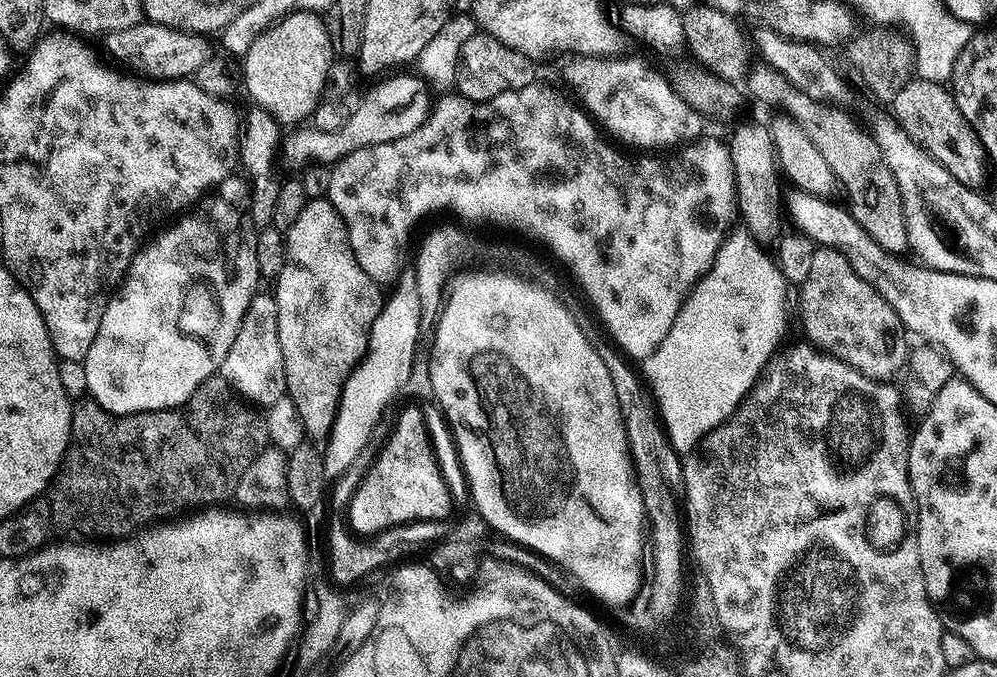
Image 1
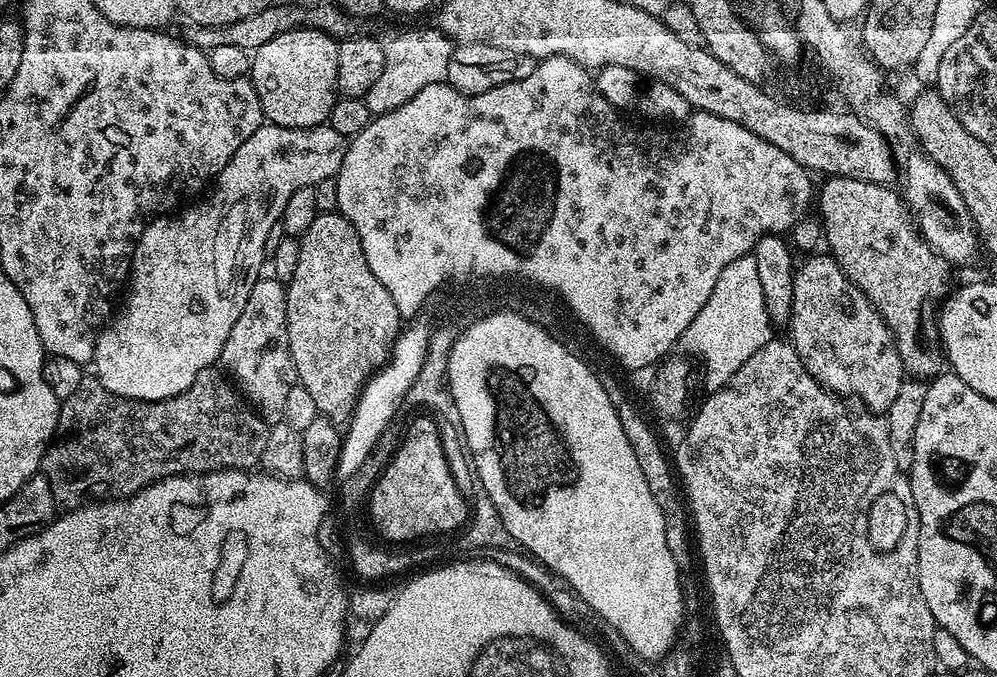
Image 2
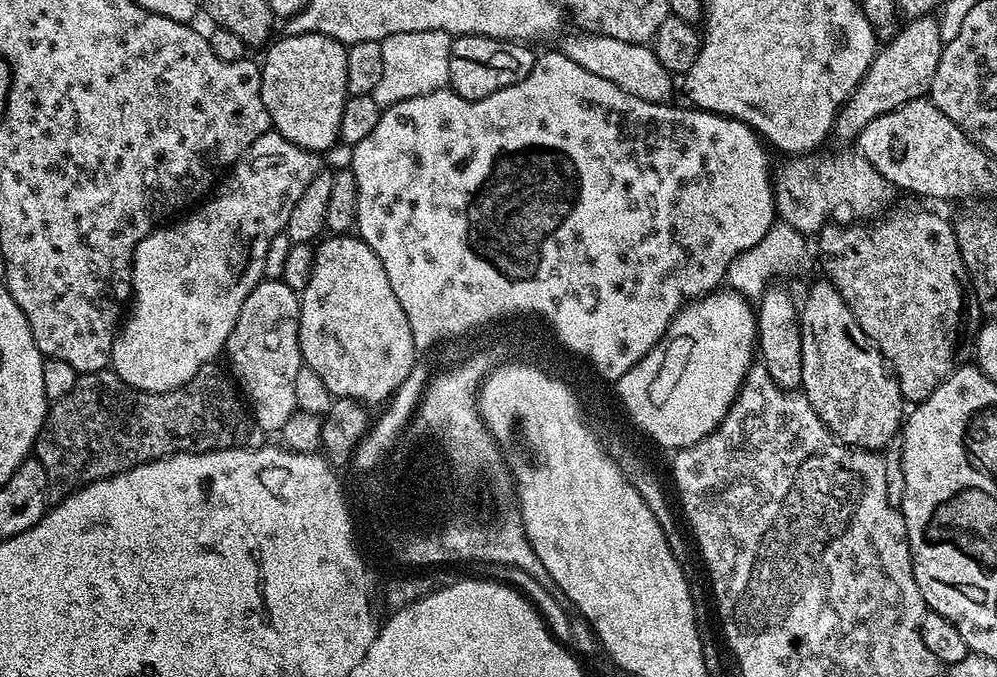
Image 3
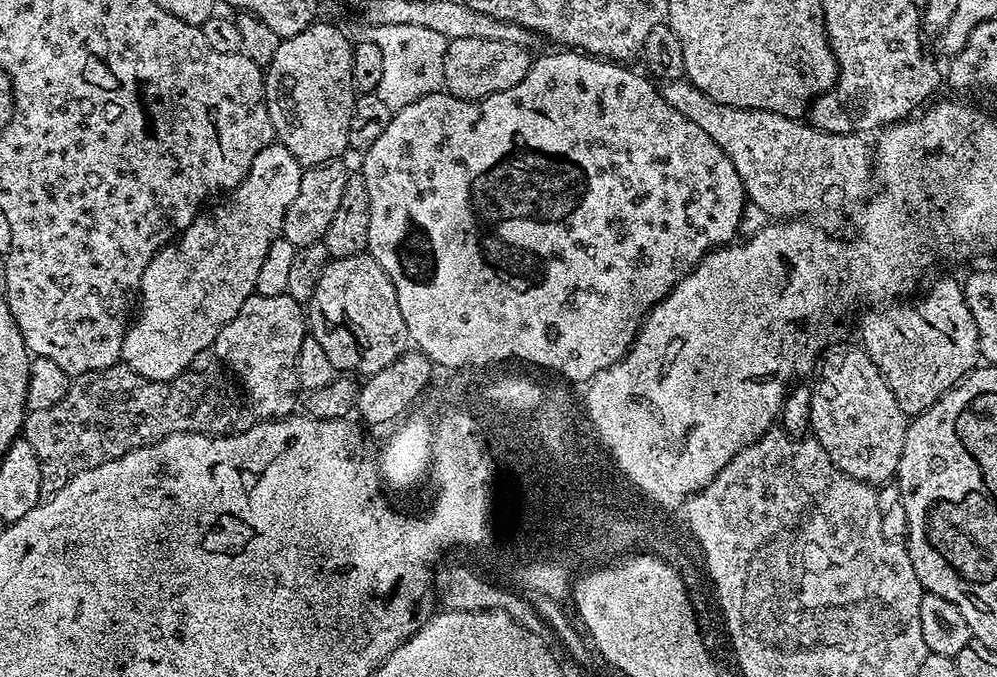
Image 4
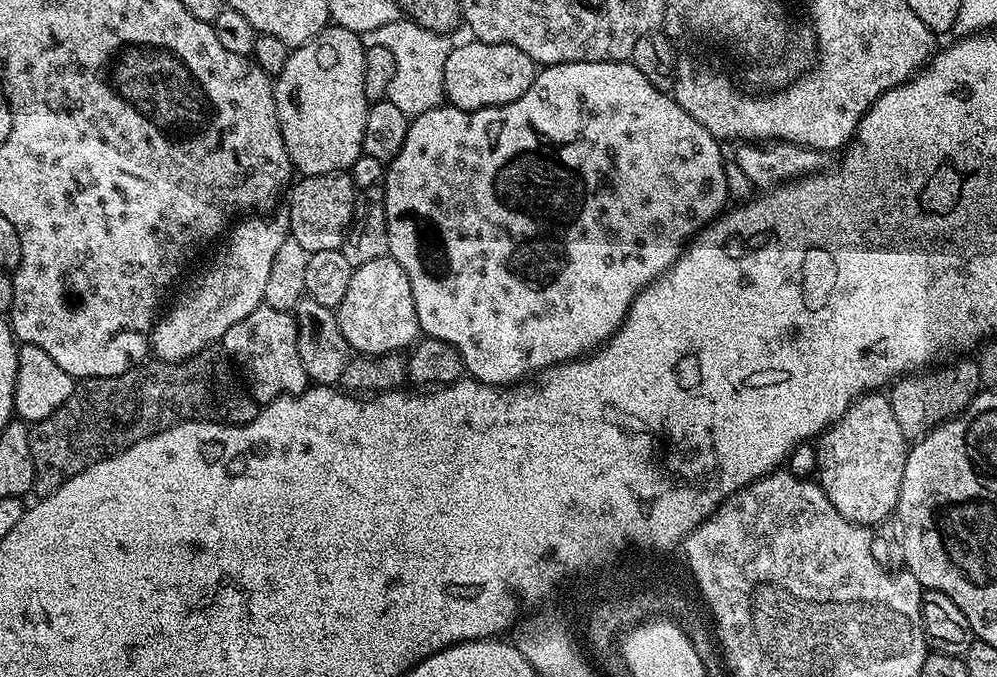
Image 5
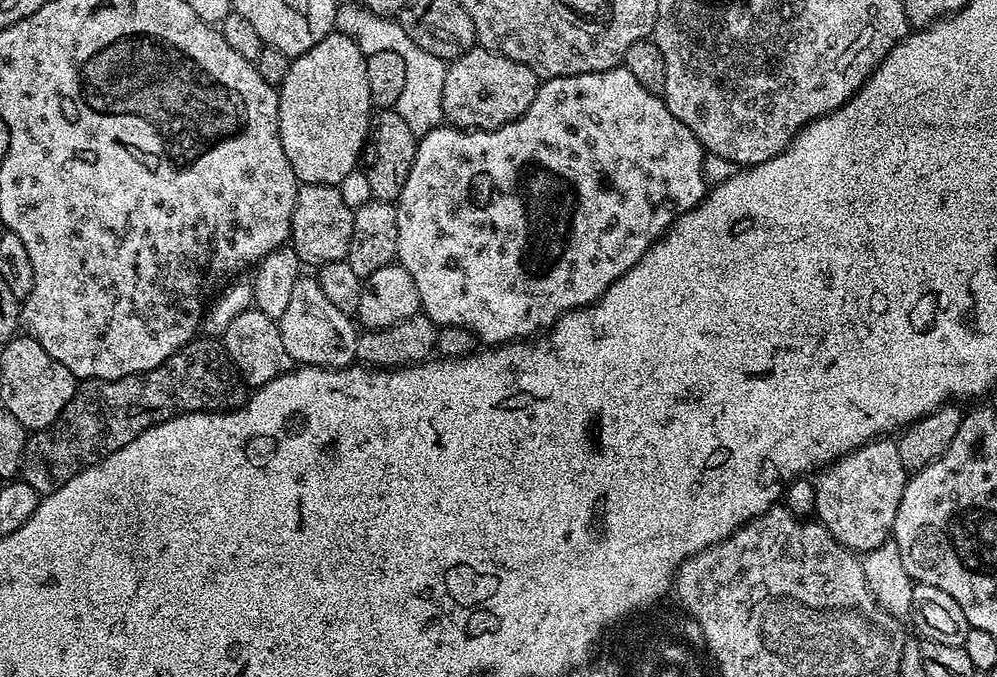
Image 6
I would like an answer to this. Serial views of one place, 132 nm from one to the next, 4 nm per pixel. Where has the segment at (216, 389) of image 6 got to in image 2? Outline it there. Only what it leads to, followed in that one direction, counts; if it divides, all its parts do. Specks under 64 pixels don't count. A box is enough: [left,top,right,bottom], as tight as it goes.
[42,366,270,510]

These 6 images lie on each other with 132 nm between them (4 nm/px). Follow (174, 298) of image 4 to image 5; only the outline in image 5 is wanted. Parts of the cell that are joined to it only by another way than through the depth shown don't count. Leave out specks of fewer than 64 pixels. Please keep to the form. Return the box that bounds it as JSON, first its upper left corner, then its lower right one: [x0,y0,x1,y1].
[150,218,289,362]

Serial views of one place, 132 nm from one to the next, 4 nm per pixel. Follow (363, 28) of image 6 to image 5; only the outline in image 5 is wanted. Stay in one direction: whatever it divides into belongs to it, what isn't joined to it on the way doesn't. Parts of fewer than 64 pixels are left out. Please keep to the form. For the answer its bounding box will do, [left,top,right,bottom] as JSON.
[362,18,454,118]

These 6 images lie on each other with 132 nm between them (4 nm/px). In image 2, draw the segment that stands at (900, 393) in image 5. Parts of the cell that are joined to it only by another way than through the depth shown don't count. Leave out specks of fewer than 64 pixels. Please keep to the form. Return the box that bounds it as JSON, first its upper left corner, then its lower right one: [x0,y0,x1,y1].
[818,175,953,378]

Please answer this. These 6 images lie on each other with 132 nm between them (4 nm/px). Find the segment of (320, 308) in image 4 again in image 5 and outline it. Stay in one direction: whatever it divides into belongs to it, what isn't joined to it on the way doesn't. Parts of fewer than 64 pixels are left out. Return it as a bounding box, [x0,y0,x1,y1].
[334,255,421,356]

